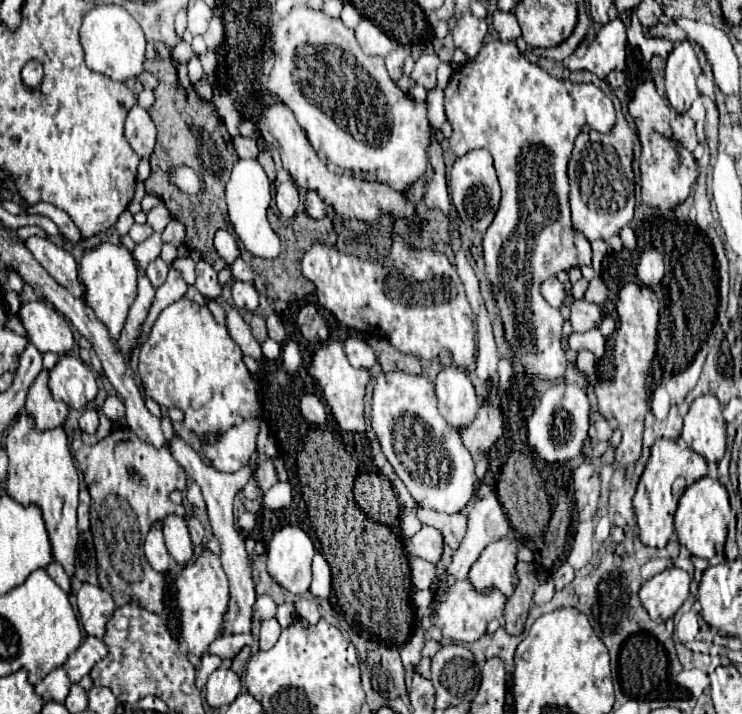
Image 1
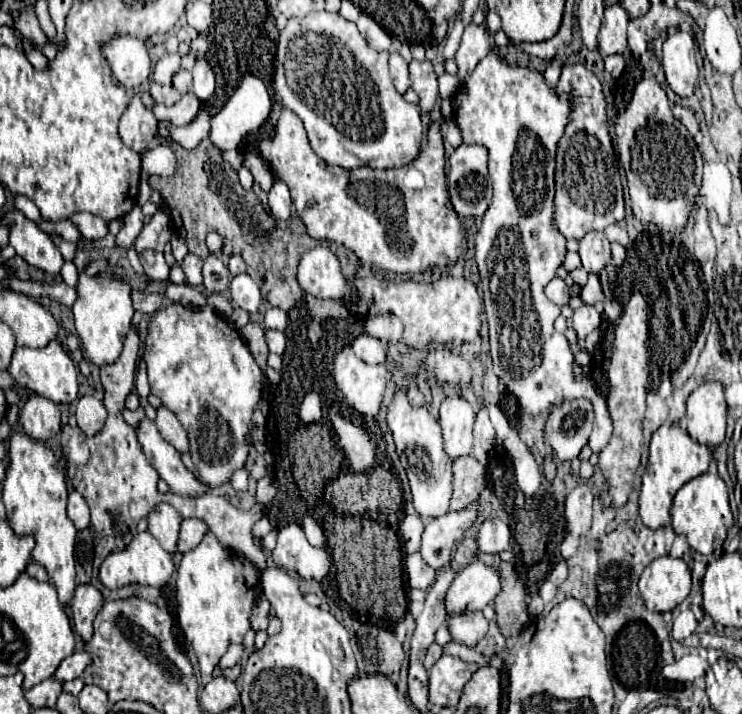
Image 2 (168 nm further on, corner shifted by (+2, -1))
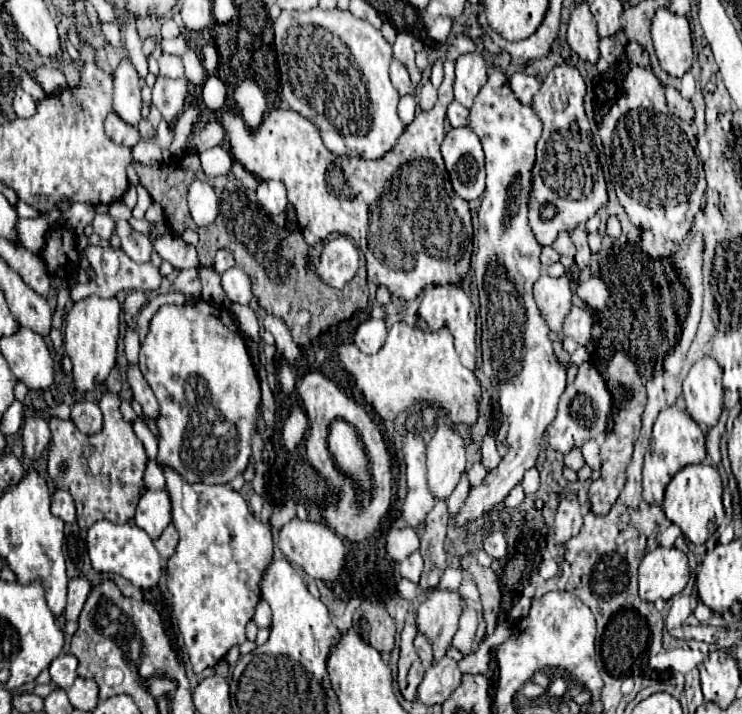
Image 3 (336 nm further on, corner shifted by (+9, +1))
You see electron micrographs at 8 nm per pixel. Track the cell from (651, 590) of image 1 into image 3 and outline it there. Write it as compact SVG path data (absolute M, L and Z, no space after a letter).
M656 547L644 555L638 569L640 597L644 601L668 601L686 587L688 575L688 559L680 549Z

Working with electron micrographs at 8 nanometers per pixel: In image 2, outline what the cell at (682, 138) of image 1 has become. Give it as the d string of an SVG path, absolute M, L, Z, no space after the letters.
M675 105L675 107L673 107L673 115L675 115L675 119L679 119L679 121L687 127L687 131L689 131L691 135L699 133L699 123L697 119L695 119L693 111L689 111L689 109L681 107L681 105Z

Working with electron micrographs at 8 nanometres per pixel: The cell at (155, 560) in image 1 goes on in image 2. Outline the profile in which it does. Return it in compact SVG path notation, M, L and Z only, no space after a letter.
M137 533L137 537L133 539L133 543L129 545L129 549L125 553L117 553L117 555L109 555L101 569L99 569L99 579L105 587L109 589L117 589L129 583L141 583L141 585L151 585L151 587L163 587L167 583L167 579L173 573L173 559L171 555L161 547L161 543L149 533Z

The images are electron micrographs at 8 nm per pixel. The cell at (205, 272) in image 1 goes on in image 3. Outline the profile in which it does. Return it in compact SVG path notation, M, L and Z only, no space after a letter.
M166 233L166 235L150 235L150 241L152 241L152 247L154 251L164 259L164 261L170 261L176 269L190 269L190 267L198 267L198 255L196 255L196 247L194 245L188 245L184 243L178 235L174 233Z

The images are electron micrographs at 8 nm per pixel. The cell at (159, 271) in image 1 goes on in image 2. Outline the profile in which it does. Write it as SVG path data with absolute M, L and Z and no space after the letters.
M145 251L139 255L139 261L145 269L145 275L157 283L165 283L169 277L169 265L163 257L163 253L155 253L155 251Z

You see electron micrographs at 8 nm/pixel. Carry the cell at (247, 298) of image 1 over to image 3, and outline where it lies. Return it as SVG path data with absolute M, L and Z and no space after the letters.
M232 267L226 273L222 273L222 287L224 287L228 299L234 303L248 305L252 299L252 283L250 283L248 275L238 267Z

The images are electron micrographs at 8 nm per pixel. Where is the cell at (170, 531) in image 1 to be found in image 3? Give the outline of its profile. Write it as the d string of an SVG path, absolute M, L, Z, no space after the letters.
M166 489L146 491L136 507L136 525L144 529L152 539L158 539L164 527L170 523L170 497Z

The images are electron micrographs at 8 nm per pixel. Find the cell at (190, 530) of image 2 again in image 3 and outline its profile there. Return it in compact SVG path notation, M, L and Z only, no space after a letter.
M168 525L164 531L162 531L162 535L156 539L156 549L158 549L158 553L162 555L162 559L166 561L166 559L170 559L172 555L174 555L174 551L176 551L176 543L178 543L178 535L176 535L176 527L172 527L172 525Z

